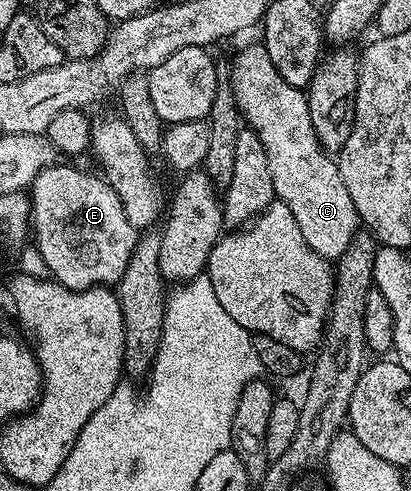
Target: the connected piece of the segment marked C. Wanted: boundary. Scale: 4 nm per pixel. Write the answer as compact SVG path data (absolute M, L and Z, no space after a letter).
M265 44L246 45L234 57L234 66L230 69L228 80L230 90L236 99L236 107L242 115L243 122L250 128L264 145L264 155L268 157L268 171L272 171L272 187L277 200L283 201L296 218L300 227L300 235L312 247L316 255L334 263L350 249L360 229L358 212L352 203L352 195L348 195L348 187L344 187L344 179L340 179L338 162L331 154L326 153L316 139L316 131L312 131L312 115L308 115L306 94L301 89L293 89L284 83L276 67L272 67L272 59L268 59Z

